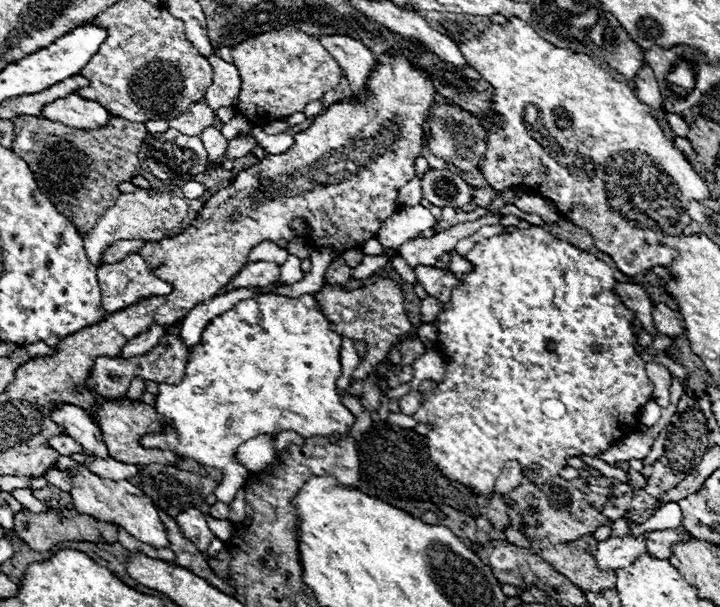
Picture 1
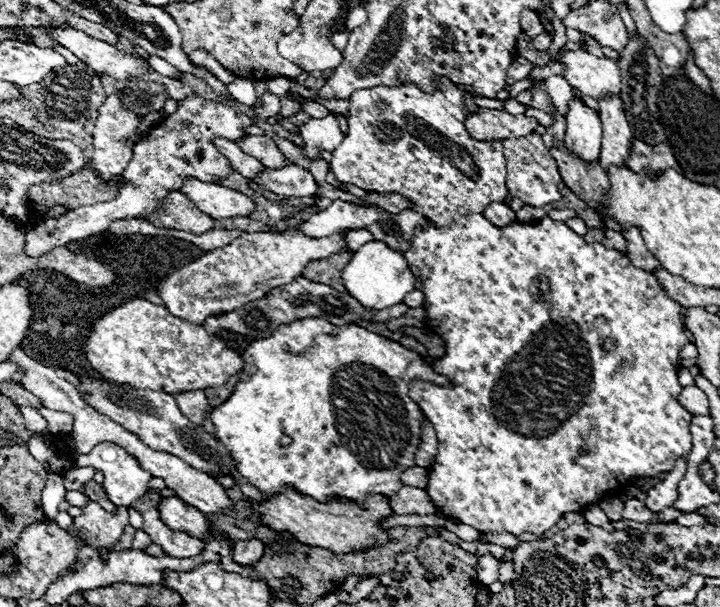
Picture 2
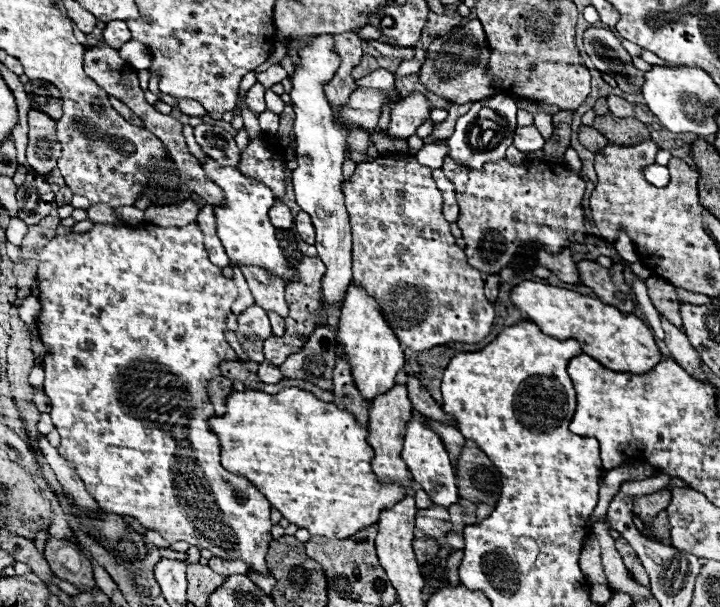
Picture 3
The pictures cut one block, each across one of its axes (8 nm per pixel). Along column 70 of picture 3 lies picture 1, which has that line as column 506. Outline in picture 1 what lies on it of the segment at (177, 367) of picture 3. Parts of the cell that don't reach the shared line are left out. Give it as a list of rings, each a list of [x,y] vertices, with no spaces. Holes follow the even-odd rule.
[[[532,226],[528,230],[514,230],[510,234],[506,232],[506,234],[482,240],[464,258],[468,262],[472,262],[474,270],[468,274],[458,274],[458,278],[462,280],[462,286],[456,286],[452,290],[452,298],[444,306],[444,312],[436,316],[436,328],[438,328],[436,344],[446,362],[444,380],[438,384],[430,382],[430,380],[422,382],[420,392],[424,394],[424,400],[422,400],[422,406],[418,408],[418,412],[412,414],[412,418],[418,424],[432,426],[432,432],[428,432],[424,436],[428,456],[430,456],[432,464],[436,464],[440,474],[446,476],[450,482],[466,486],[476,496],[480,496],[480,494],[490,496],[494,482],[500,476],[504,464],[508,460],[516,460],[522,470],[528,468],[530,464],[538,464],[540,474],[532,474],[528,480],[534,482],[536,488],[540,490],[542,484],[546,484],[552,476],[558,476],[558,470],[568,466],[568,458],[582,456],[582,454],[598,458],[598,454],[606,452],[614,442],[618,442],[620,438],[634,432],[632,428],[638,428],[638,412],[646,402],[652,400],[654,386],[650,384],[650,380],[646,376],[644,358],[636,352],[636,336],[632,332],[634,314],[616,296],[616,292],[614,292],[616,280],[614,280],[612,268],[606,262],[602,262],[600,258],[596,258],[590,252],[584,252],[584,250],[568,244],[566,240],[556,238],[554,234],[550,234],[538,226]]]

